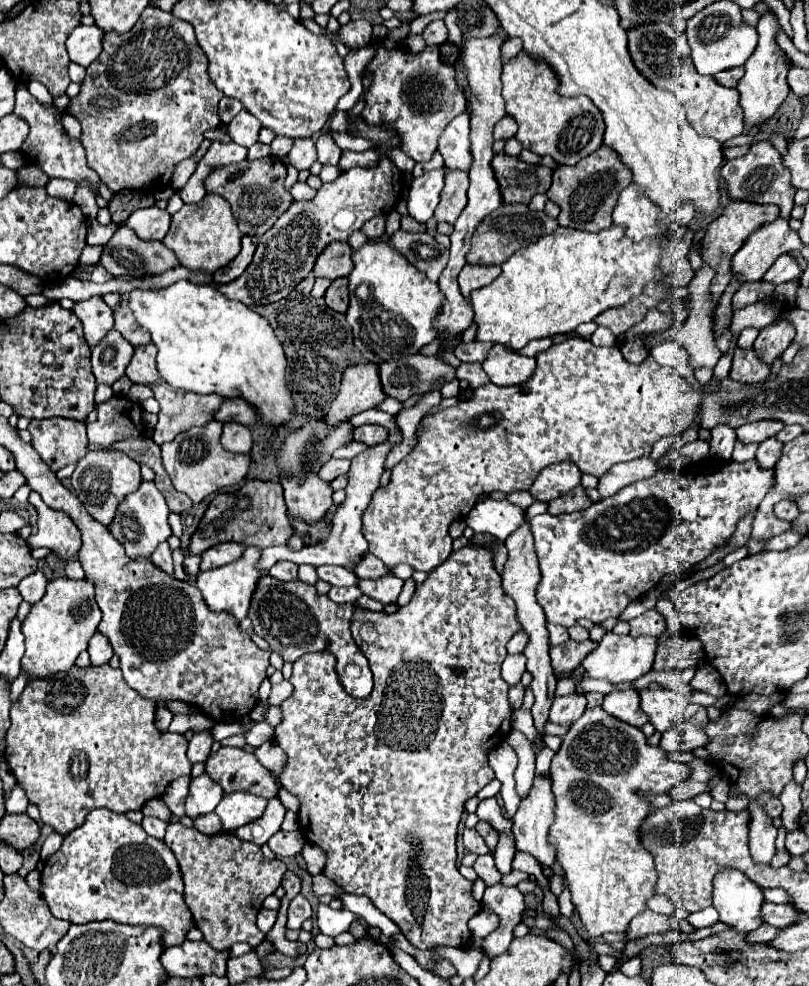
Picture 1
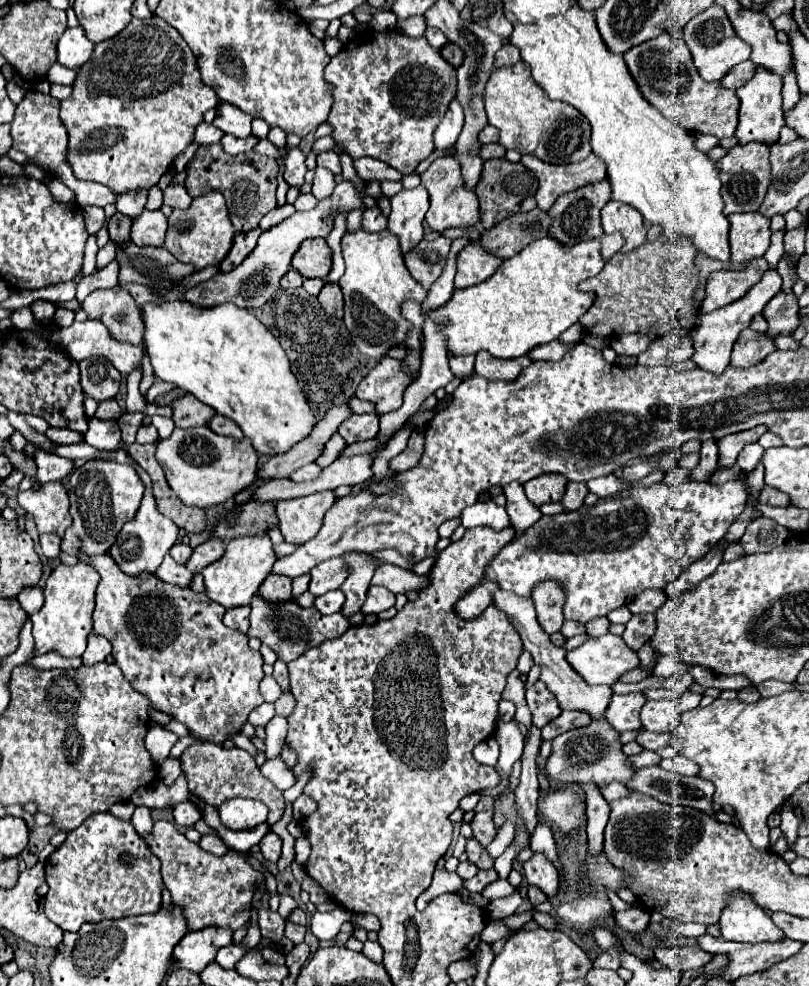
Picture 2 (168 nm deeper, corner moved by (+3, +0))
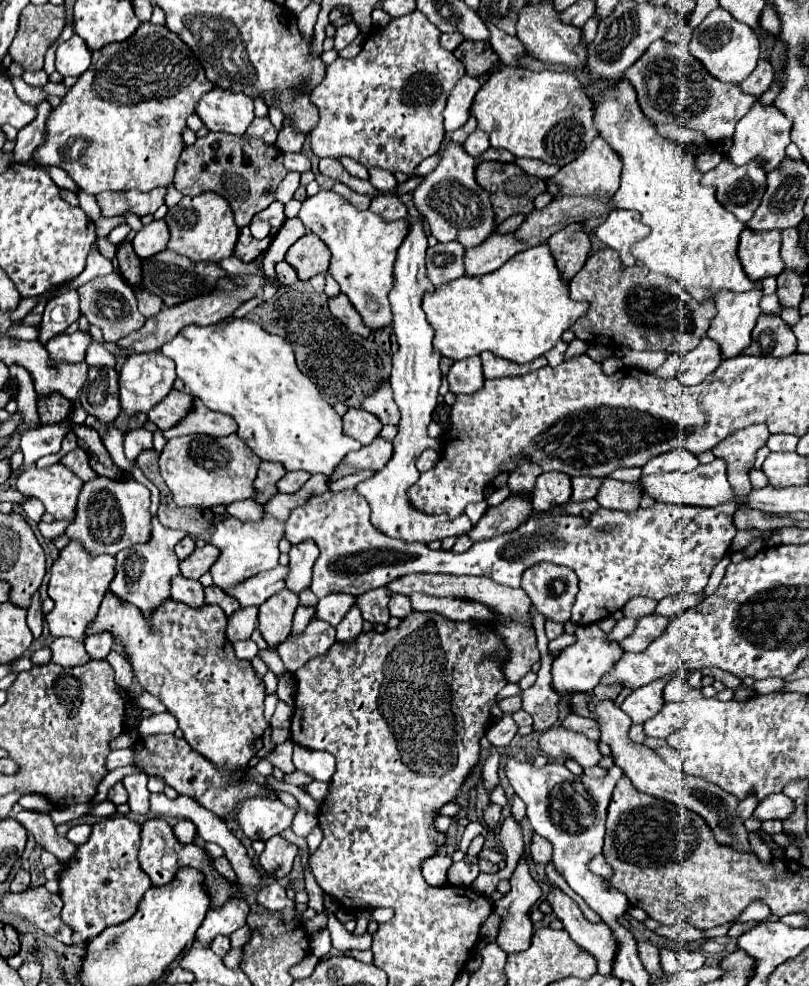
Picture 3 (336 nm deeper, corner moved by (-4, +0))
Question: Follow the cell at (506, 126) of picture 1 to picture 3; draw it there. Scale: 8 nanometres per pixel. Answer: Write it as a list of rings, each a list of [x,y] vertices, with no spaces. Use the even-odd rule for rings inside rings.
[[[475,129],[463,143],[463,149],[473,157],[473,159],[479,159],[487,149],[489,149],[489,139],[487,139],[487,133]]]

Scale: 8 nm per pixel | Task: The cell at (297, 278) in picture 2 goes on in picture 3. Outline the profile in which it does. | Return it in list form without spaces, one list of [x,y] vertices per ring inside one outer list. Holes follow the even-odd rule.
[[[281,261],[275,265],[275,273],[277,273],[277,279],[283,283],[283,285],[293,285],[297,283],[297,275],[295,275],[295,269],[289,267],[287,261]]]

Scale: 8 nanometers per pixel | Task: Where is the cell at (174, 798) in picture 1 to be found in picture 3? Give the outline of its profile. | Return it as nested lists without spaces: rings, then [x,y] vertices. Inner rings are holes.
[[[219,935],[219,937],[215,937],[215,939],[211,941],[211,951],[215,951],[215,953],[221,955],[221,957],[223,957],[229,949],[231,949],[229,937],[225,937],[225,935]]]

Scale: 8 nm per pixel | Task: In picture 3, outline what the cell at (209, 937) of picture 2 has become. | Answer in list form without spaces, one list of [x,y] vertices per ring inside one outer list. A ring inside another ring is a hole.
[[[241,897],[229,899],[227,903],[223,903],[223,907],[211,909],[201,927],[197,929],[197,941],[203,947],[209,947],[215,935],[231,935],[233,931],[245,925],[247,913],[249,905]]]

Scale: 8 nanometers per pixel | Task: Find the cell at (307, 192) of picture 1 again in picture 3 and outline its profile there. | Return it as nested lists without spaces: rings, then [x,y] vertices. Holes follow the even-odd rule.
[[[319,191],[315,197],[305,199],[299,211],[299,219],[307,231],[321,237],[329,247],[329,273],[339,283],[341,293],[345,293],[353,307],[359,311],[365,325],[373,331],[391,325],[393,315],[389,309],[387,293],[393,287],[393,263],[397,249],[407,237],[409,223],[405,219],[383,221],[383,217],[375,215],[371,209],[359,211],[335,191]]]

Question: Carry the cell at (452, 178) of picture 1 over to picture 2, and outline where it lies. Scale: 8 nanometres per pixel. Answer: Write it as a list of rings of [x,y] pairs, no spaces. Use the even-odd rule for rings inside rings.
[[[454,157],[436,159],[424,173],[422,185],[430,193],[430,209],[426,213],[426,223],[434,231],[444,231],[448,227],[472,227],[478,223],[478,197],[464,187],[460,175],[460,163]]]

